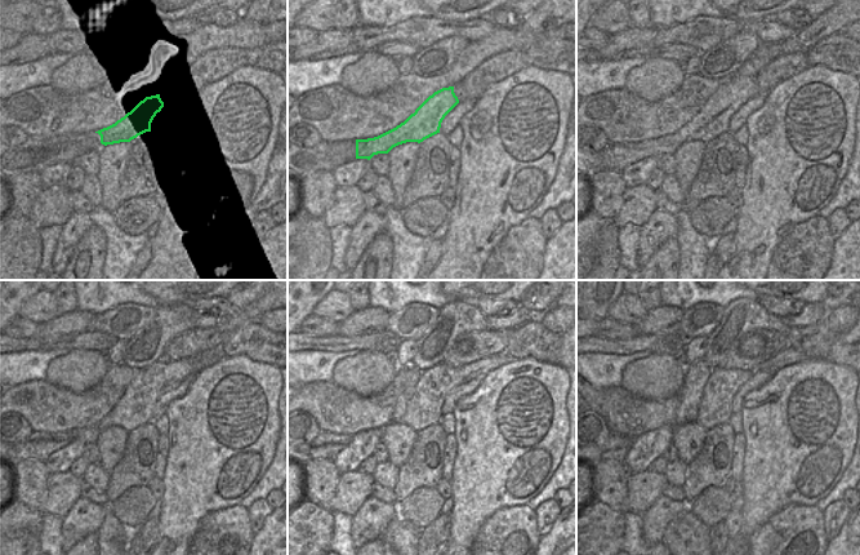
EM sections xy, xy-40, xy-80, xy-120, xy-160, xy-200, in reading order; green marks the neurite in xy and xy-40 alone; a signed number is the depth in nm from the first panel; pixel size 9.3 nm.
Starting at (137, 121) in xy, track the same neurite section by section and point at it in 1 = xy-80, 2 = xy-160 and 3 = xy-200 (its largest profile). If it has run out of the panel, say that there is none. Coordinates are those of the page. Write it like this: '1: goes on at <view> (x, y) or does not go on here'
1: goes on at xy-80 (712, 119)
2: goes on at xy-160 (423, 409)
3: goes on at xy-200 (714, 408)

